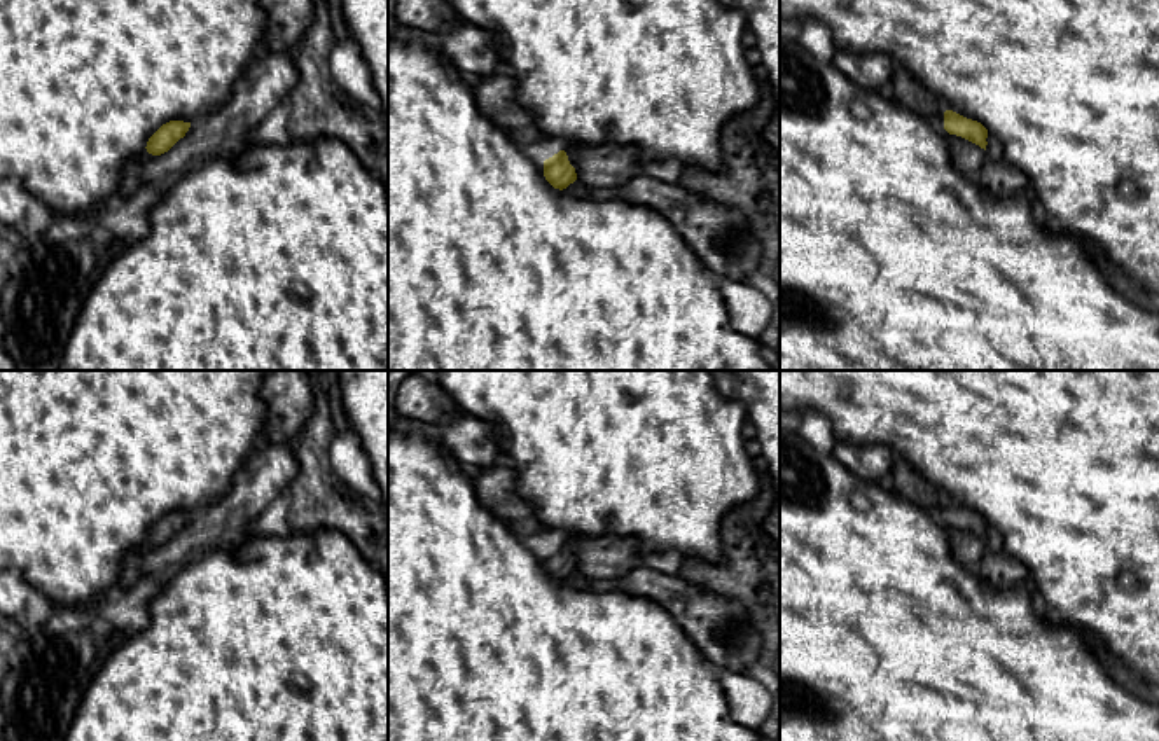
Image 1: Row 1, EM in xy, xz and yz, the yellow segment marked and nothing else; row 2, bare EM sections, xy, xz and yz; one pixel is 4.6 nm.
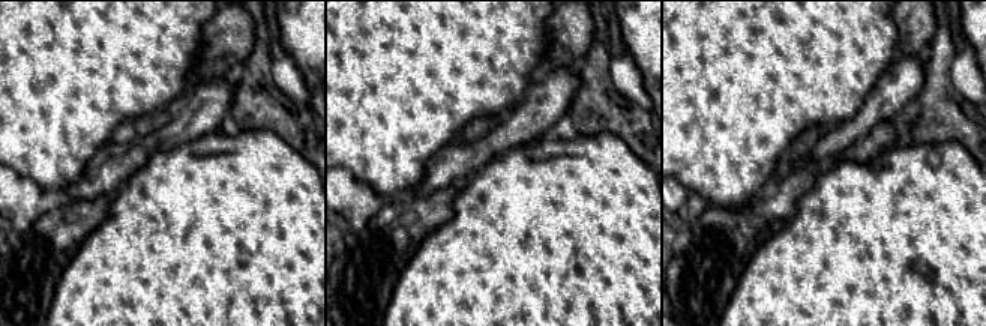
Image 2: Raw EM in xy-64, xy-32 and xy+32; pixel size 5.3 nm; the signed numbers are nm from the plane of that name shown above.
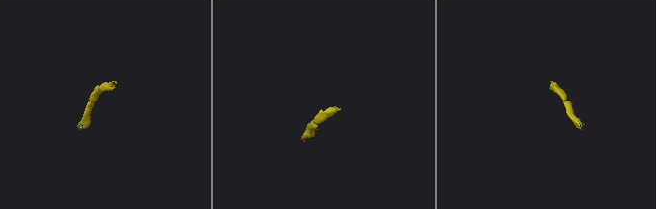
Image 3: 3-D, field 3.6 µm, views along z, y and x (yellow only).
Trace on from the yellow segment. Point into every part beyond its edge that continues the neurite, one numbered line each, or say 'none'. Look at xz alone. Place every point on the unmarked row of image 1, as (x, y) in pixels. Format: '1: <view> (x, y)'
1: xz (577, 581)

